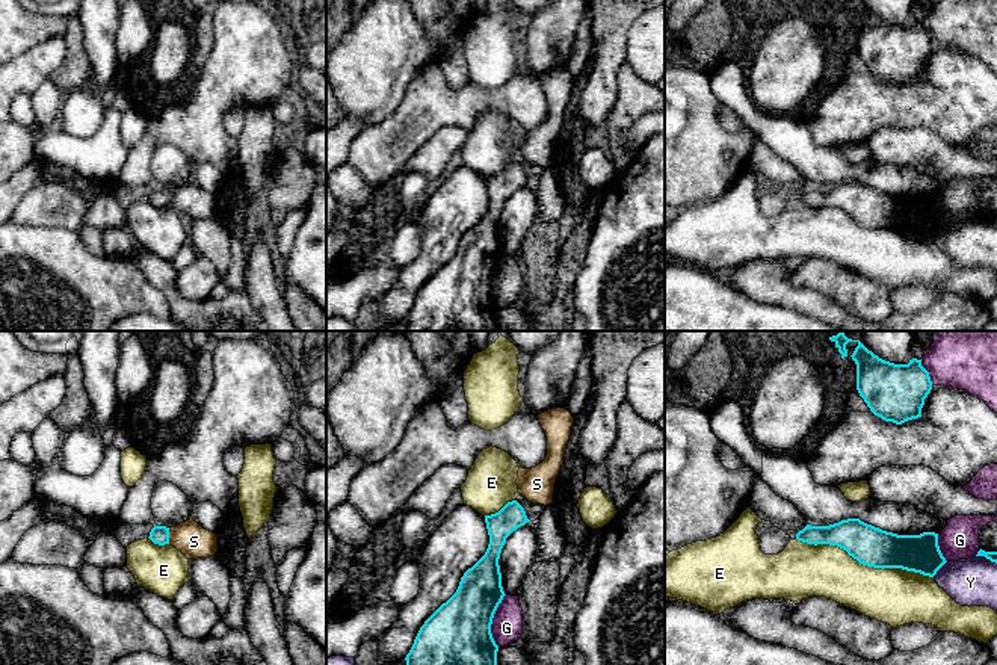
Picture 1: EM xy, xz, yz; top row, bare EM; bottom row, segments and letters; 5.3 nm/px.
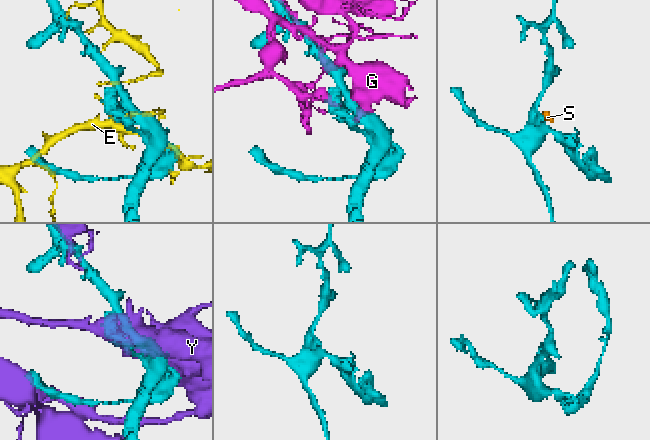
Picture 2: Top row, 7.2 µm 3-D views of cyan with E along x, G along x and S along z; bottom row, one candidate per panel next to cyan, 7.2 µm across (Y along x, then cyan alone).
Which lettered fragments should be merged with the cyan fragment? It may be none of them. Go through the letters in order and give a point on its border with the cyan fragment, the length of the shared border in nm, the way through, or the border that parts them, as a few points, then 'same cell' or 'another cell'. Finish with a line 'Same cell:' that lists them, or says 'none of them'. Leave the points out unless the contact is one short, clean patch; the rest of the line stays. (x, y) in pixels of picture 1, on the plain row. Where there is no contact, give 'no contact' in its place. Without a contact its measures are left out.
E: contact yz (864, 225); length 750 nm; another cell
G: contact xz (491, 281); length 280 nm; another cell
S: contact xy (168, 197); length 90 nm; way xy (159, 197), (168, 197), (182, 197), (194, 203); same cell
Y: contact yz (940, 228); length 120 nm; another cell
Same cell: S

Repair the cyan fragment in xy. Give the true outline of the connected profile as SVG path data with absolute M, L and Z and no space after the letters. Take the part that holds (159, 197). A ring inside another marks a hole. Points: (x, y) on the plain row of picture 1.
M189 180L172 189L156 187L148 198L154 206L171 206L187 221L215 218L218 213L218 196Z

